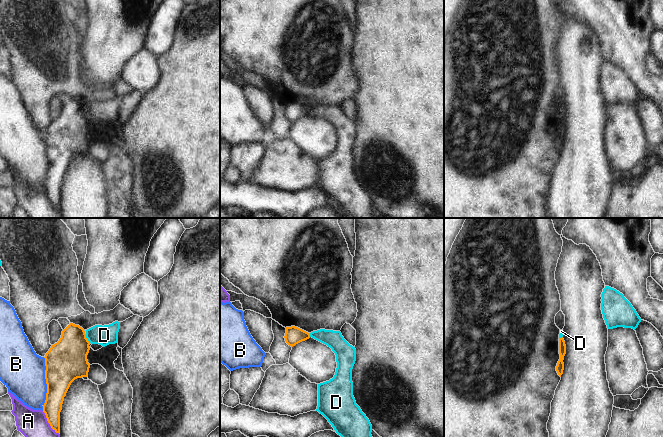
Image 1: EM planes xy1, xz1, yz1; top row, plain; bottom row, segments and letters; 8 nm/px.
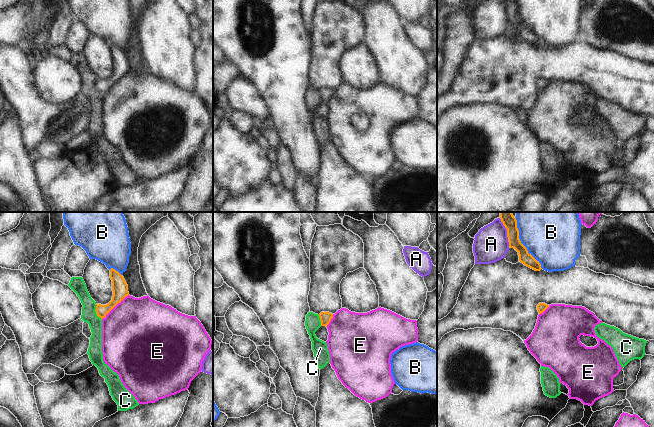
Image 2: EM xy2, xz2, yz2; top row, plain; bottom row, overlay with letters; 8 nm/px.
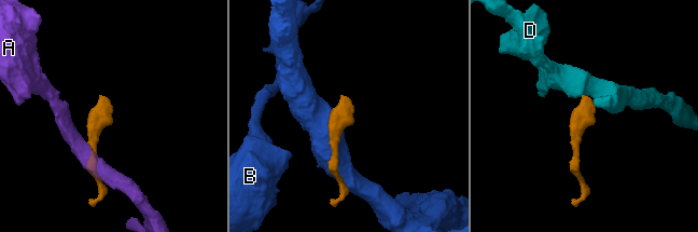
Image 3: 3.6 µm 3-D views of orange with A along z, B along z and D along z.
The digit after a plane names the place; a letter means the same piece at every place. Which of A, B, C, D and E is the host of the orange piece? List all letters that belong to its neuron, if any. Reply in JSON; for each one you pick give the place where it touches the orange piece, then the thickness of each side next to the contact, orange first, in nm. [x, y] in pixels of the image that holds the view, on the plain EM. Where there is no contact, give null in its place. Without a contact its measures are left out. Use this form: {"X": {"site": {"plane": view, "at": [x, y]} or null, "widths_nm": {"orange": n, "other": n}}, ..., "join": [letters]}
{"join": []}

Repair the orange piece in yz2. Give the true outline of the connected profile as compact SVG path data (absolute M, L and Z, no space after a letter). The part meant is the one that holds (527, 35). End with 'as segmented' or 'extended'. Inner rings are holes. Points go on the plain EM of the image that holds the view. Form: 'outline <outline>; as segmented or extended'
outline M517 0L503 1L507 5L509 23L514 24L518 28L519 37L535 47L540 47L542 45L541 40L531 30L528 29L527 24L519 15L519 6L517 4Z; as segmented

